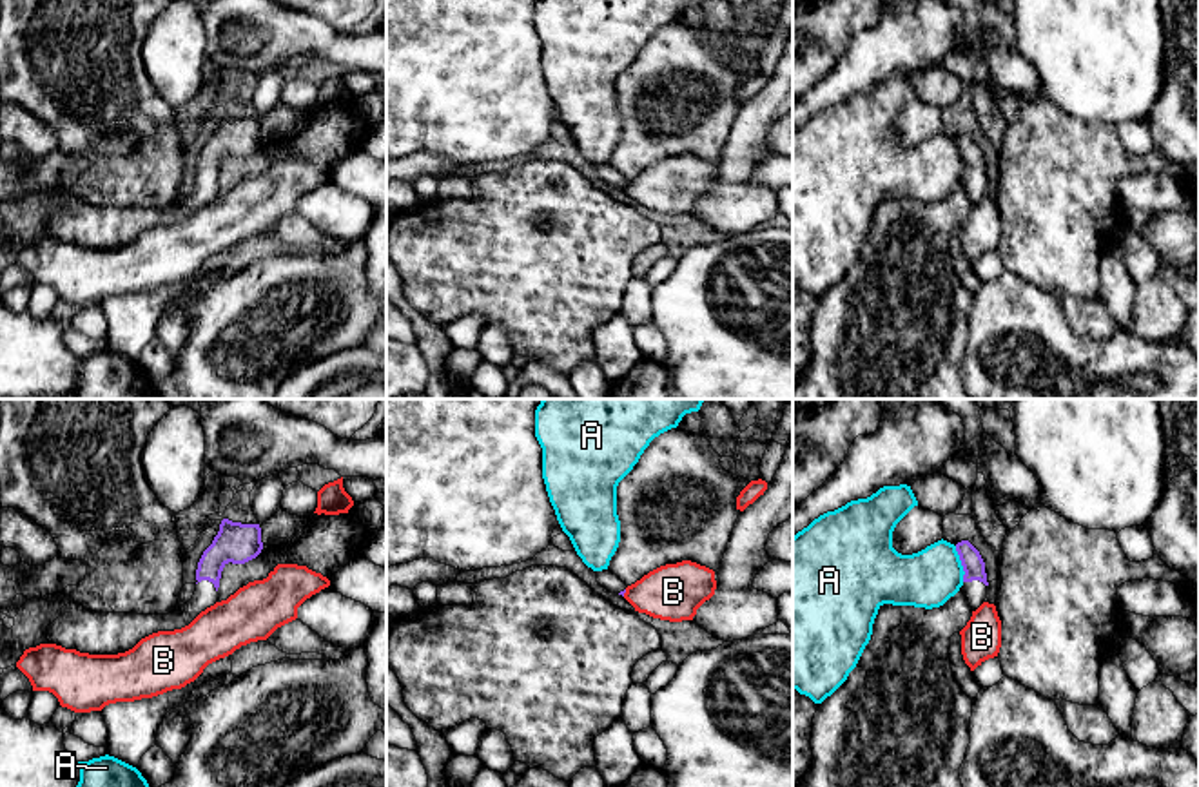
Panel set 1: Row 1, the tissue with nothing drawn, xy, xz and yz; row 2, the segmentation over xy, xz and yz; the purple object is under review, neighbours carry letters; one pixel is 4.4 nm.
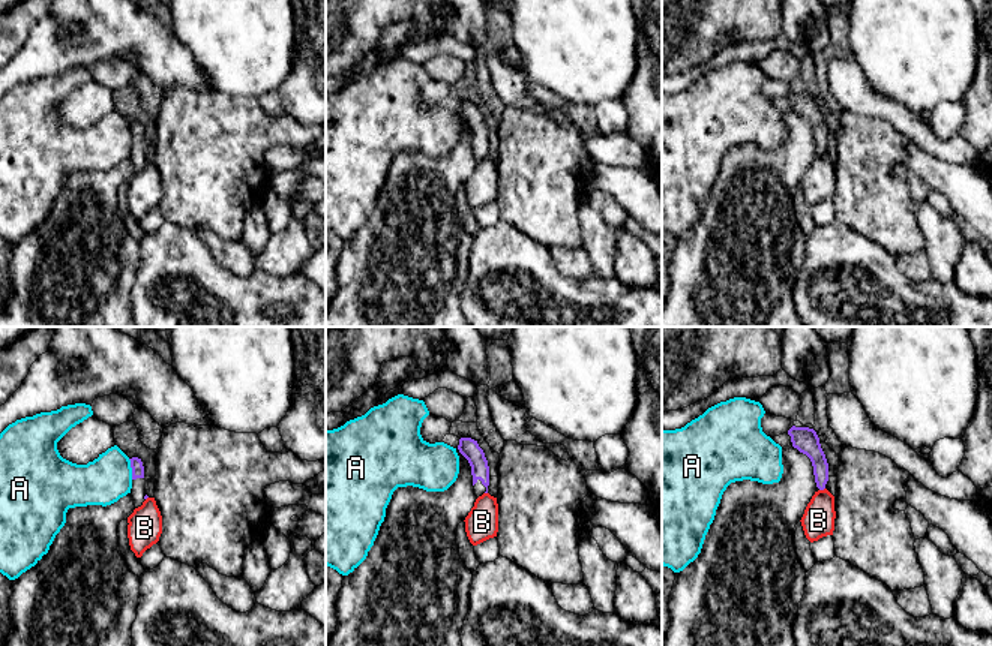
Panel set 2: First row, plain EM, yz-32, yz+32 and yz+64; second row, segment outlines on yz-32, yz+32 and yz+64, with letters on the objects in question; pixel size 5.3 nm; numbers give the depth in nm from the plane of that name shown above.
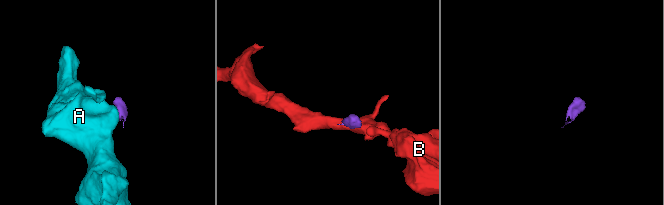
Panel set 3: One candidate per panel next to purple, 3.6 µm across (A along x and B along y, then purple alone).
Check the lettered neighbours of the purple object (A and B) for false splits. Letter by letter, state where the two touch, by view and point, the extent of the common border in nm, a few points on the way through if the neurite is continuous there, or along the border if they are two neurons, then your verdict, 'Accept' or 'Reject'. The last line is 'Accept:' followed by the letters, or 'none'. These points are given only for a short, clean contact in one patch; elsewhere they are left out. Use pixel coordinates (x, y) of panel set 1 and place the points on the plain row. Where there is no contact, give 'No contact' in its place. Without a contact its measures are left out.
A: Touches purple at yz (962, 158). Shared border 170 nm. Boundary: yz (955, 140), (964, 174). Reject
B: Touches purple at xz (624, 185). Shared border 40 nm. Boundary: xz (626, 184), (623, 189). Reject
Accept: none

